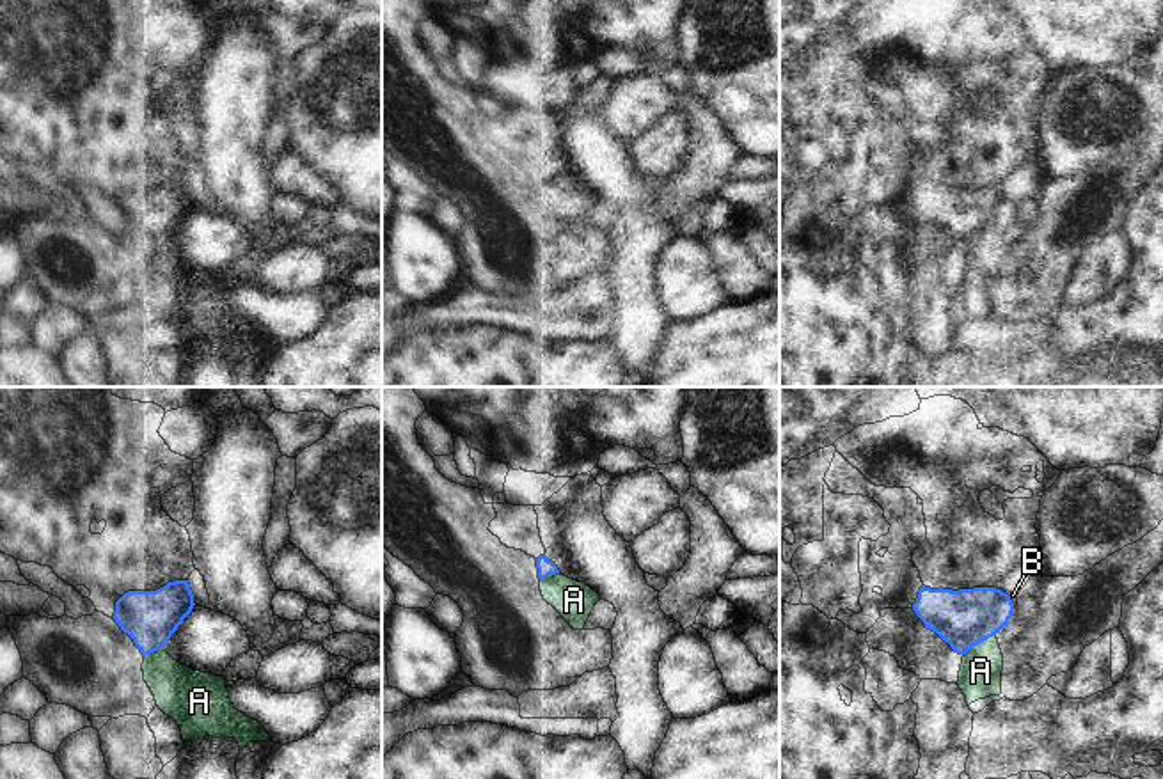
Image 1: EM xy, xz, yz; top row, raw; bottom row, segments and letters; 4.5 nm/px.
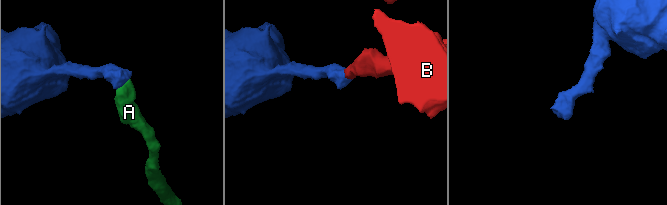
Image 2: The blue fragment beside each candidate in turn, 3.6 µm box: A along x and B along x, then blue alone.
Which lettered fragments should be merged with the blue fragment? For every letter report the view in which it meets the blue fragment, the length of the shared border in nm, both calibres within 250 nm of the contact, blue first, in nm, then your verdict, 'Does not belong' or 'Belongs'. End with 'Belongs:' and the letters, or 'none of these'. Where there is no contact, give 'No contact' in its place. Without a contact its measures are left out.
A: Touches blue in yz. Shared border 170 nm. Thickness 260 nm (blue) against 190 nm. Does not belong
B: Touches blue in yz. Shared border 70 nm. Thickness 260 nm (blue) against 30 nm. Belongs
Belongs: B

